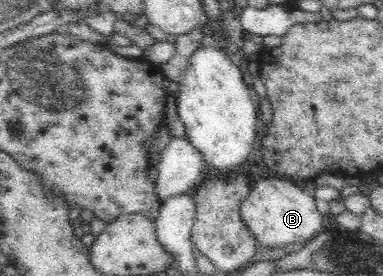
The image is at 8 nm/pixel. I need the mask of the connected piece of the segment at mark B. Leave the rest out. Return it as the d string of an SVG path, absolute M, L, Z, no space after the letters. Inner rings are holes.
M266 177L260 179L241 205L240 216L250 233L264 247L280 247L308 241L323 228L323 215L315 205L315 199L305 195L302 184L286 177Z

